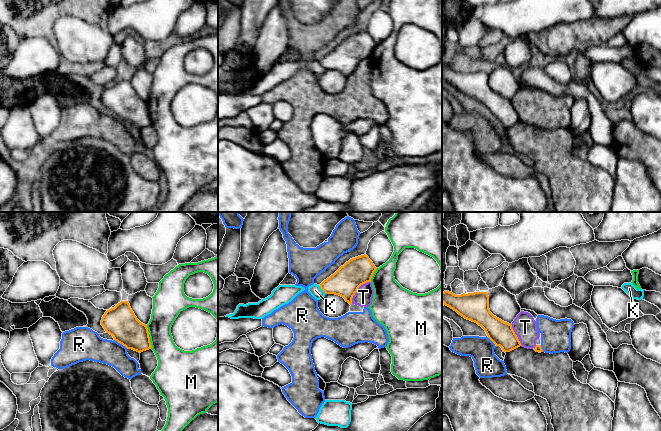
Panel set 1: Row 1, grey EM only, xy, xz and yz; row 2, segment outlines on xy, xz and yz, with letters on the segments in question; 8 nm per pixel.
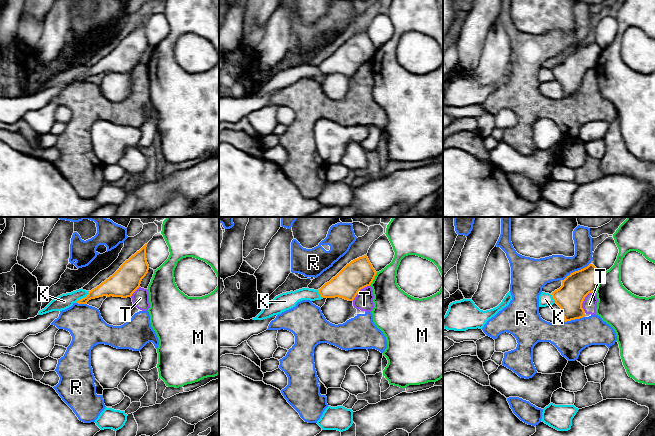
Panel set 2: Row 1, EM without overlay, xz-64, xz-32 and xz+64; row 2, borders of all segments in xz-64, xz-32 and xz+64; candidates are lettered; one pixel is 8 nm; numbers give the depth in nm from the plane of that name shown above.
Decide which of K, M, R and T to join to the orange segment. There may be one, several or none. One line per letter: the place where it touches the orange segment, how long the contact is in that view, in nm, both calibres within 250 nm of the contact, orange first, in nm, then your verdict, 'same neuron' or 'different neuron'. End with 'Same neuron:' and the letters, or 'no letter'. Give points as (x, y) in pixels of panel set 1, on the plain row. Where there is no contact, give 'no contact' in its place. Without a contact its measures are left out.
K: xz (323, 66) | 90 nm | 220/90 nm | different neuron
M: xy (149, 113) | 200 nm | 240/220 nm | different neuron
R: xy (121, 119) | 130 nm | 260/220 nm | different neuron
T: xz (357, 65) | 240 nm | 220/140 nm | different neuron
Same neuron: no letter

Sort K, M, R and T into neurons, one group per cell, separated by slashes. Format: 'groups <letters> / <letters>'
groups K / M / R T

